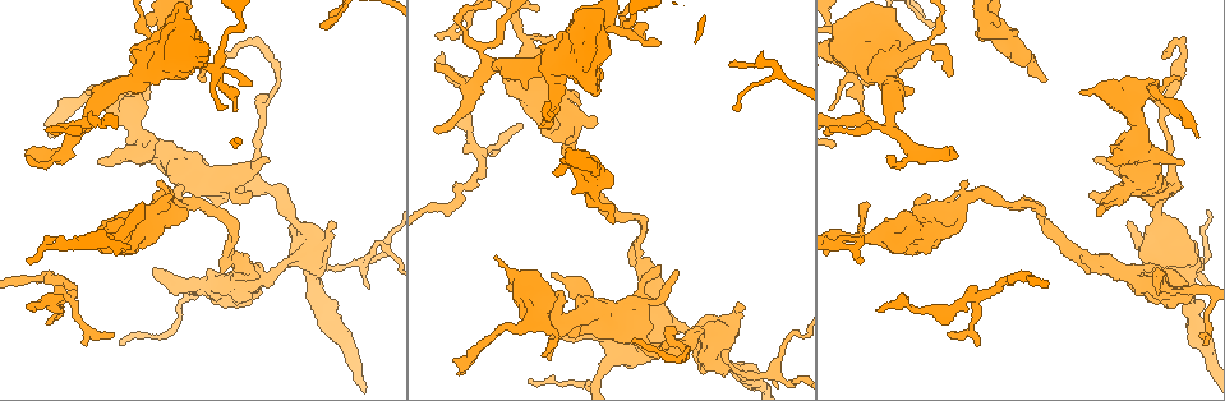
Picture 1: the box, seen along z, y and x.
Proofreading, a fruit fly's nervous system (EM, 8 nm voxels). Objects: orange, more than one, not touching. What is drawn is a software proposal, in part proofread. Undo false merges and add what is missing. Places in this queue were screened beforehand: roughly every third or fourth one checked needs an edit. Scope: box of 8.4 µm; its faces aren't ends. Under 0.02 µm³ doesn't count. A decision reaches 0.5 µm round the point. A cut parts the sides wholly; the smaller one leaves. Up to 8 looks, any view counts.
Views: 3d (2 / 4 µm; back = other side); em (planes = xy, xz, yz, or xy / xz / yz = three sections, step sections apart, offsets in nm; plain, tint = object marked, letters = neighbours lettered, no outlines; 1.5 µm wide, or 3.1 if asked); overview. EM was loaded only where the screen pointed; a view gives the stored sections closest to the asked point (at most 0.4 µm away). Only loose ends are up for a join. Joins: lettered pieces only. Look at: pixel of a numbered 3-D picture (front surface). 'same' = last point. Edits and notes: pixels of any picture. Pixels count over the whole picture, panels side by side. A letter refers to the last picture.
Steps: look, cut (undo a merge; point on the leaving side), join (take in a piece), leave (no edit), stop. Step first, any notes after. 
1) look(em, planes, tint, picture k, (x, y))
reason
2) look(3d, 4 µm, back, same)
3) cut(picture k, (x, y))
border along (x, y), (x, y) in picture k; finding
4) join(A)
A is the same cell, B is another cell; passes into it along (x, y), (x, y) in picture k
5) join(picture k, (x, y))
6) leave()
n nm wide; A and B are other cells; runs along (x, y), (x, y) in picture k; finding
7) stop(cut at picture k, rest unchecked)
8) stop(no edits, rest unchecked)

look(3d, 2 µm, picture 1, (188, 216))
branch stops here

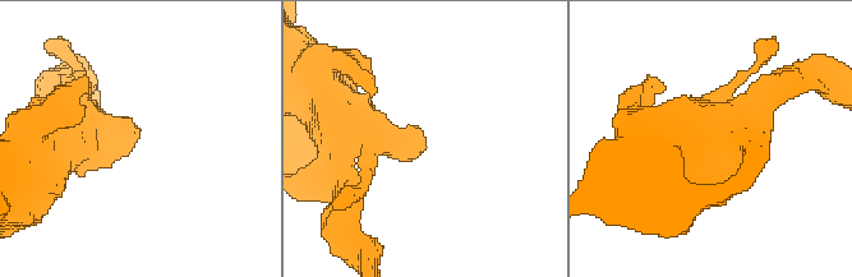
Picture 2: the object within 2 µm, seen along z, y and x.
look(em, planes, tint, picture 2, (422, 142))
now the EM

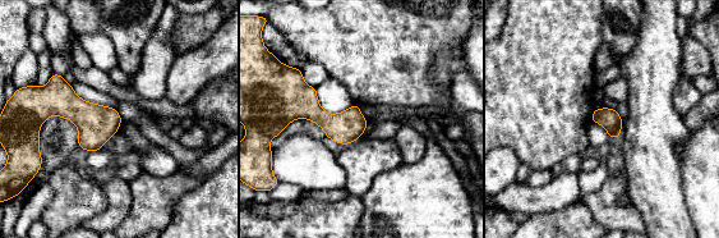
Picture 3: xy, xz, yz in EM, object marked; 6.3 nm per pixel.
look(em, planes, letters, same)

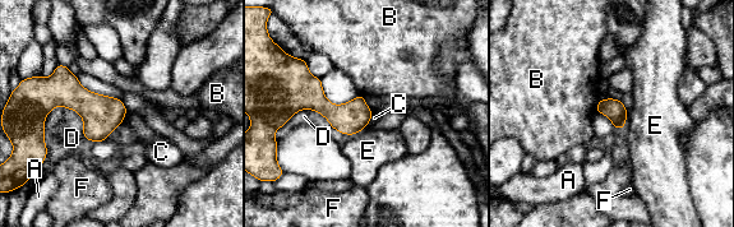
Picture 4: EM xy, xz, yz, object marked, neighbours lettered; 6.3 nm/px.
leave()
A, B, C, D, E and F are other cells; border along (128, 111), (123, 120) in picture 4; no lettered piece goes on from it

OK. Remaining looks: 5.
look(3d, 4 µm, picture 1, (436, 64))

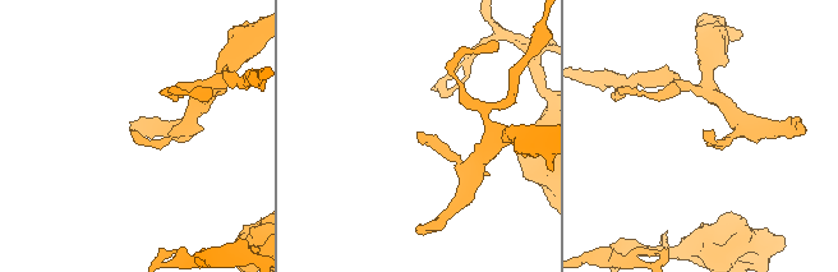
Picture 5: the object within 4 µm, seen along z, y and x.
look(em, planes, tint, picture 5, (132, 133))

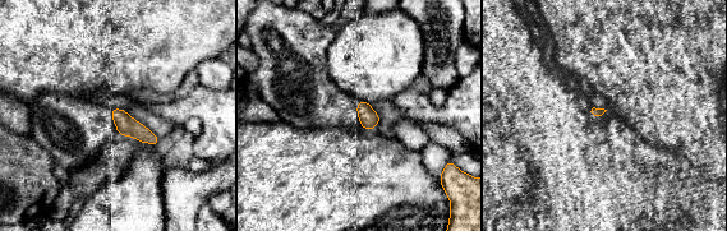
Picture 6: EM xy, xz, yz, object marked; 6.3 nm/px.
look(em, planes, letters, same)
what lies round it

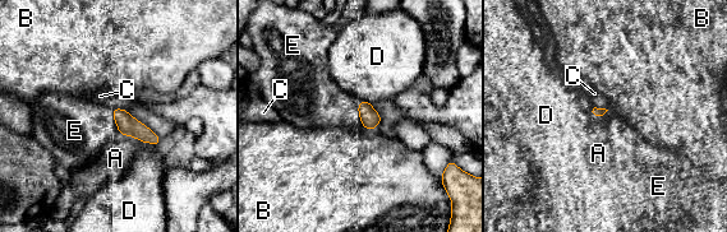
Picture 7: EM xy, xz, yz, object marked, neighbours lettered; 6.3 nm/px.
leave()
A, B, C, D and E are other cells; border along (359, 101), (358, 116), (364, 128) in picture 7; no lettered piece goes on from it

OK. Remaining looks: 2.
look(em, planes, tint, picture 1, (207, 66))
calibre changes

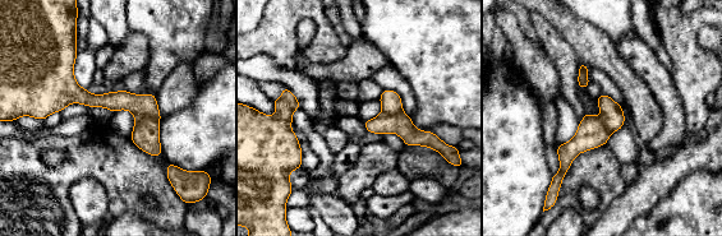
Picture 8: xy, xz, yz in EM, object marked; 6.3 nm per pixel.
look(em, planes, letters, same)

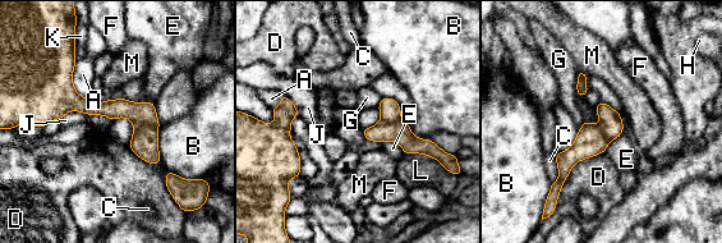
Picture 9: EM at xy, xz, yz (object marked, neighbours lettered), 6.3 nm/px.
cut(picture 9, (145, 141))
A, B, C, D, E, F, G, H, J, K, L and M are other cells; border along (157, 127), (139, 125), (134, 131) in picture 9; two neurons meet here

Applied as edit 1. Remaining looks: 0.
stop(cut at picture 9, rest unchecked)

